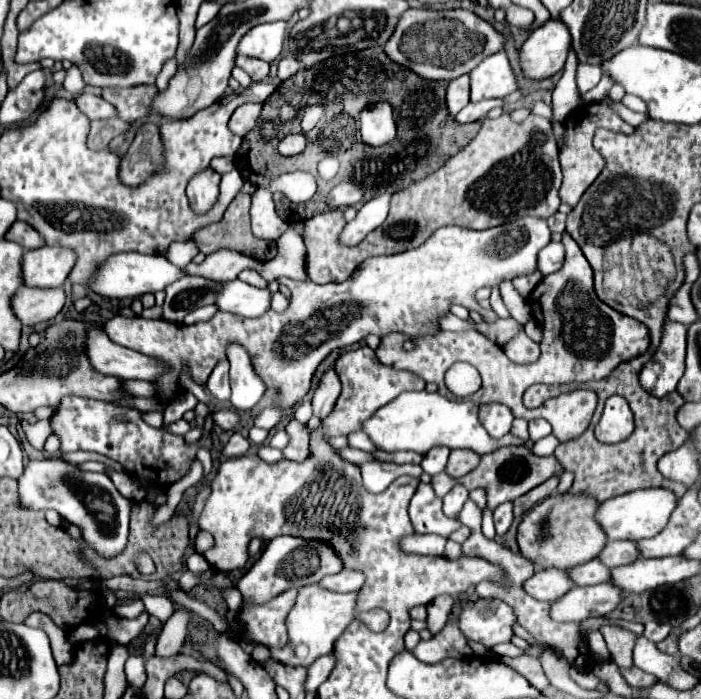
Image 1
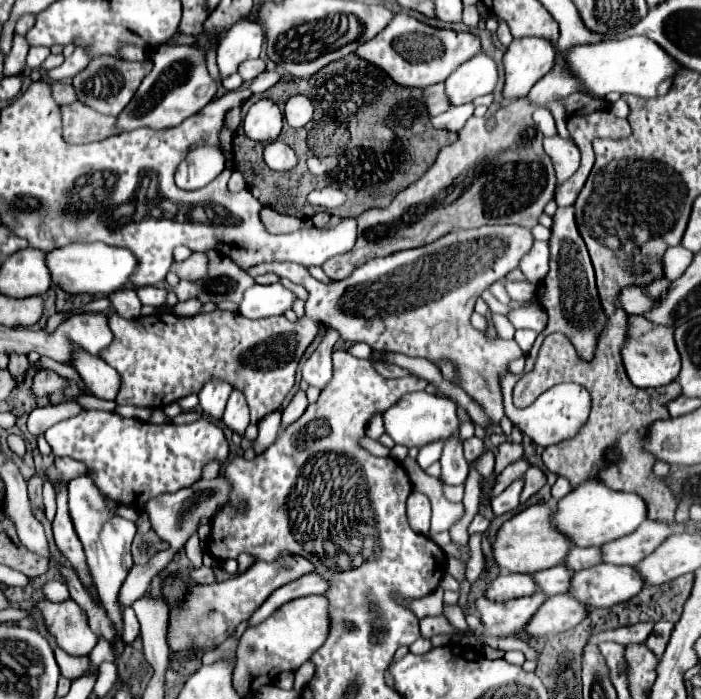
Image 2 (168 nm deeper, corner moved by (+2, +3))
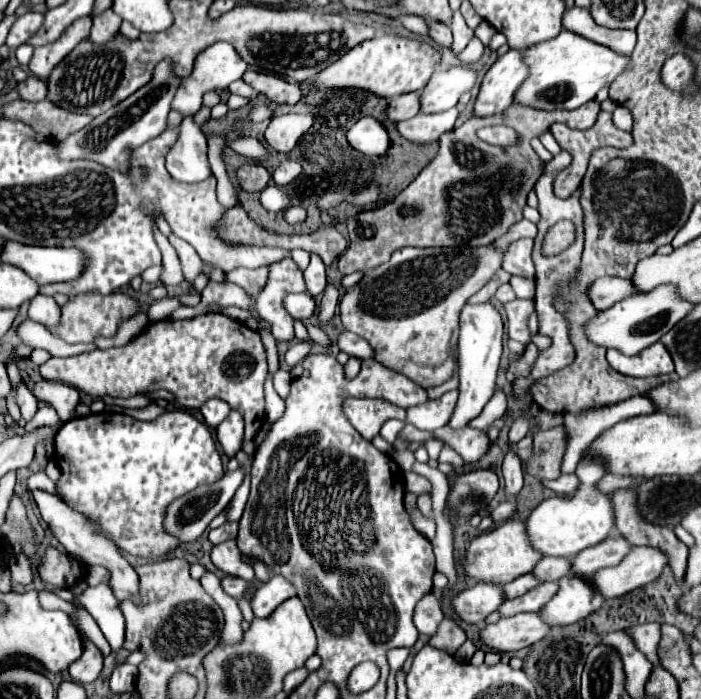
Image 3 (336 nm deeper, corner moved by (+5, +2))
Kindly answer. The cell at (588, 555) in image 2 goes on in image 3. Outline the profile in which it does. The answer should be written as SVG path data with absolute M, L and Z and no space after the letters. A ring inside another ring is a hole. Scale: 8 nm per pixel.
M546 557L534 567L532 573L540 581L558 581L560 577L570 573L570 559L568 557Z

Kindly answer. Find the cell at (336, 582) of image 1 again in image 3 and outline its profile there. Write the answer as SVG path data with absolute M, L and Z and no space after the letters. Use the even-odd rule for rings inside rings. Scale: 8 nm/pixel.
M272 575L268 583L260 585L252 597L252 611L256 617L268 617L280 603L296 595L294 583L288 583L282 575Z

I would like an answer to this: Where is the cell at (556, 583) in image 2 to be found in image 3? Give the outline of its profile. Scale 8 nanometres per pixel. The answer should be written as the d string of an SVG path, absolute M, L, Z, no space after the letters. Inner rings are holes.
M526 573L526 575L522 575L522 577L518 577L518 579L510 581L510 583L506 583L504 585L504 593L506 593L508 599L514 599L514 597L524 595L526 591L530 591L532 587L538 587L538 585L540 585L540 581L534 579L532 573Z

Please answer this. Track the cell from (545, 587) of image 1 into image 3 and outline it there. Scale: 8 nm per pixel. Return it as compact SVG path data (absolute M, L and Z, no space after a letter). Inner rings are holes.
M478 581L478 583L470 585L466 591L458 593L452 599L452 605L454 605L454 611L460 619L480 625L504 601L506 601L506 597L502 595L502 585L500 583Z

